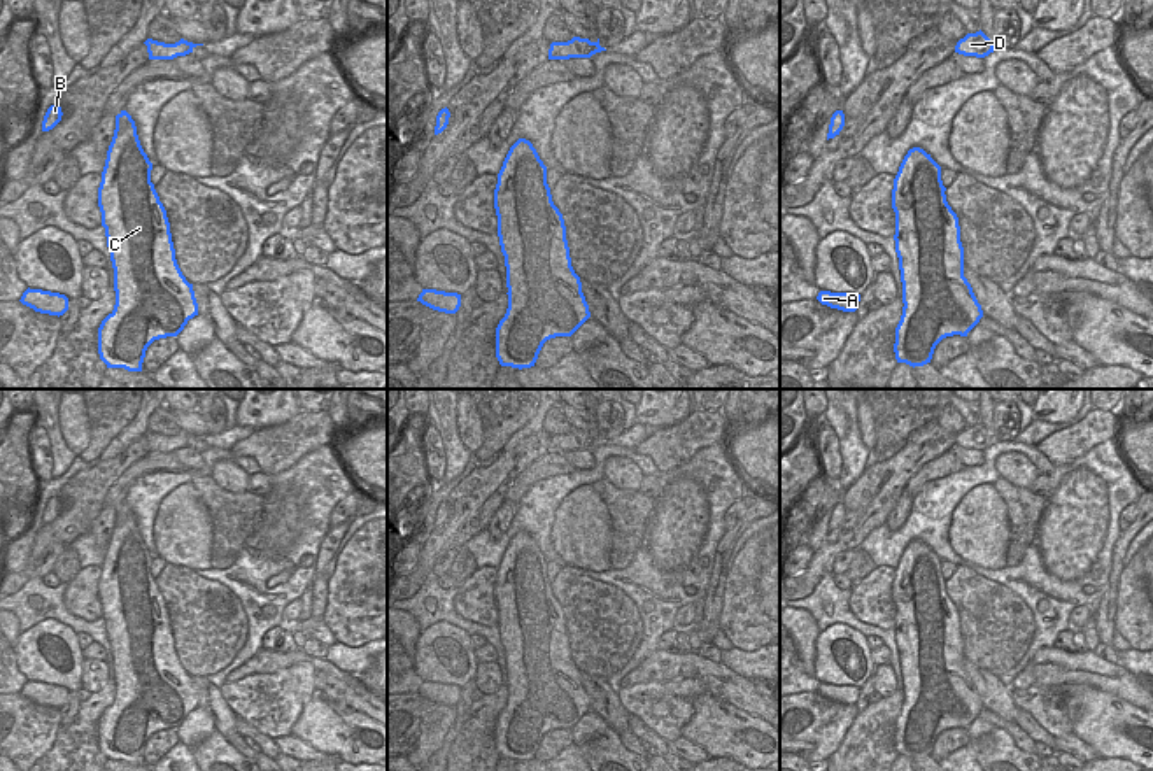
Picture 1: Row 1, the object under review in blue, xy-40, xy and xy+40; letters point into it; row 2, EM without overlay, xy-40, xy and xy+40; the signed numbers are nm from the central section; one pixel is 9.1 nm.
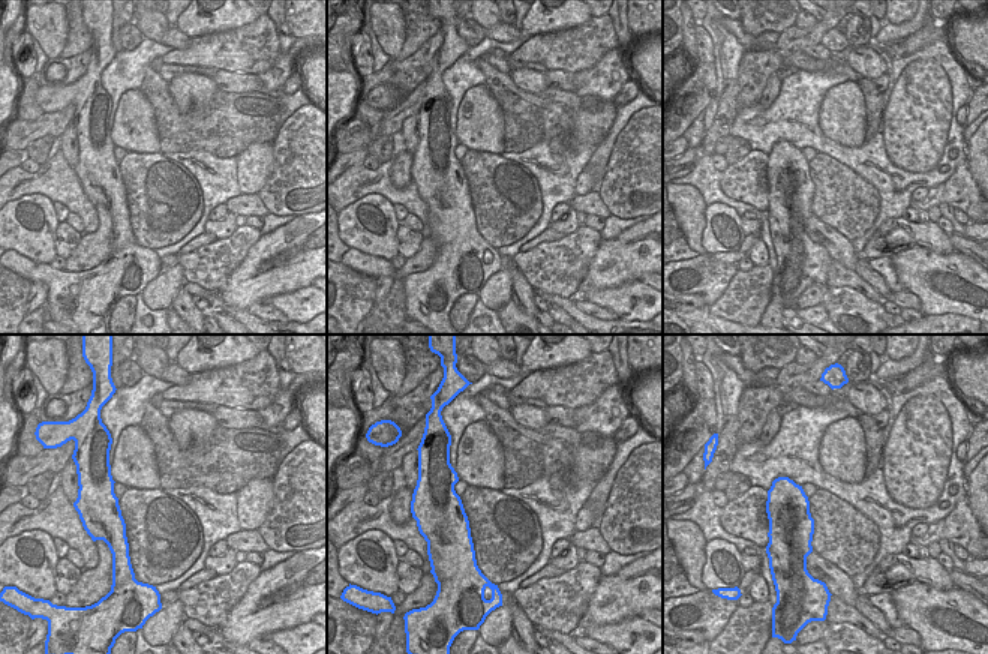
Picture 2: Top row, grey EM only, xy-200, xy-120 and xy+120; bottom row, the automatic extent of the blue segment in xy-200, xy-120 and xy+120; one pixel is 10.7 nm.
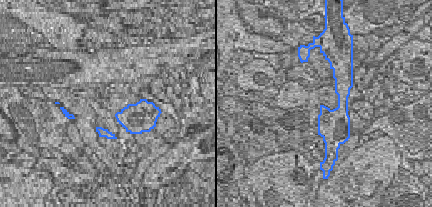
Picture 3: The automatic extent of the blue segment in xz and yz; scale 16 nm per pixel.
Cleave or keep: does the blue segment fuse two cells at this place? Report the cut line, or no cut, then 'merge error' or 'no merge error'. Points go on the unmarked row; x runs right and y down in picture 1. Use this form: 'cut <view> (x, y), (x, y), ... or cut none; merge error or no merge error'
cut none; no merge error

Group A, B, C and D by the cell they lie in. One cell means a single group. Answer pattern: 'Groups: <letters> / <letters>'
Groups: A B C D

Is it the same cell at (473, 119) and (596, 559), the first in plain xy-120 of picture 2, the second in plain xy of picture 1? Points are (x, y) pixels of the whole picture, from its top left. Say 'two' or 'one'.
one

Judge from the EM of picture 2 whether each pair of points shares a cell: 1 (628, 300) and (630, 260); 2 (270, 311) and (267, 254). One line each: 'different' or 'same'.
1: different
2: different

